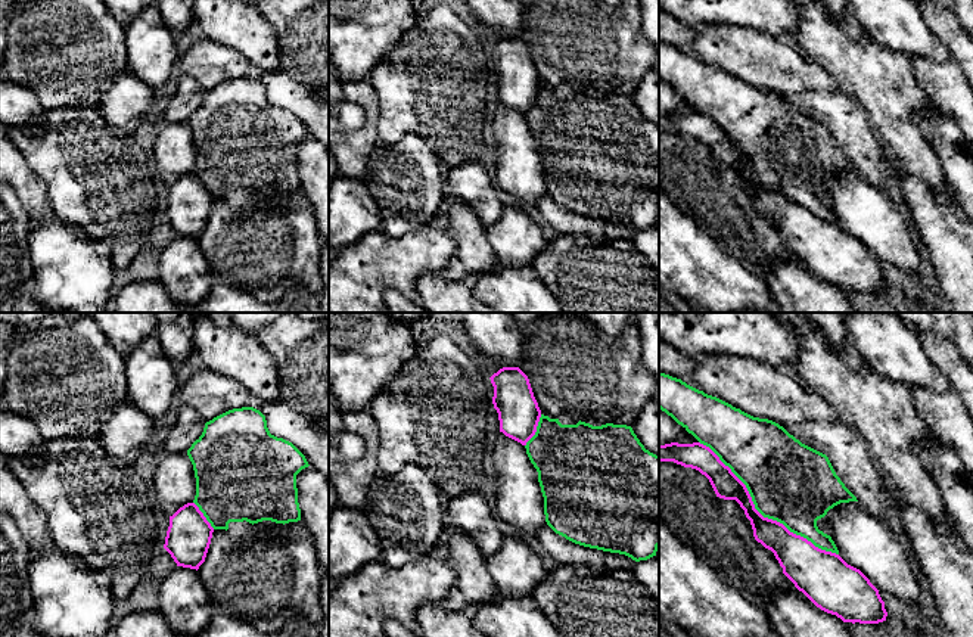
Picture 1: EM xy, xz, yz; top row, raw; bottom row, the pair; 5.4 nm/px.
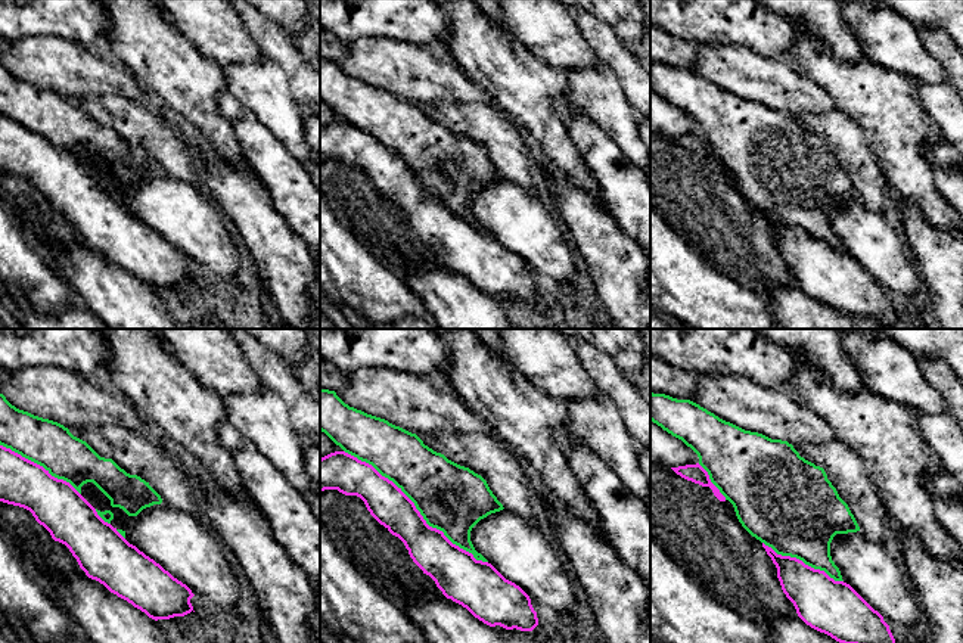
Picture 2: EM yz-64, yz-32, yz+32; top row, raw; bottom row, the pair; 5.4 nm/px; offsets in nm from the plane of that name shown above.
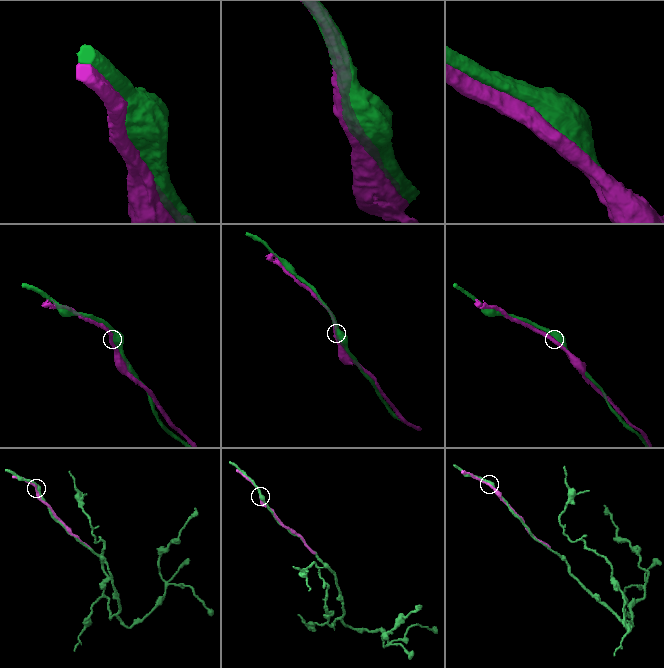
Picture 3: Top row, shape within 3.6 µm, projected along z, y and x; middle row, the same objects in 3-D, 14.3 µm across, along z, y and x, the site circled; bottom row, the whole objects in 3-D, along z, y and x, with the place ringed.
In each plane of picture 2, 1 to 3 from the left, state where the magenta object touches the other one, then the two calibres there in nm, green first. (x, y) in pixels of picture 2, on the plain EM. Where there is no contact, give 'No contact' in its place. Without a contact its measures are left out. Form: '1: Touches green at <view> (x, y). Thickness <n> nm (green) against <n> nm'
1: Touches green at yz-64 (40, 134). Thickness 260 nm (green) against 280 nm
2: Touches green at yz-32 (416, 177). Thickness 380 nm (green) against 220 nm
3: Touches green at yz+32 (802, 230). Thickness 460 nm (green) against 280 nm

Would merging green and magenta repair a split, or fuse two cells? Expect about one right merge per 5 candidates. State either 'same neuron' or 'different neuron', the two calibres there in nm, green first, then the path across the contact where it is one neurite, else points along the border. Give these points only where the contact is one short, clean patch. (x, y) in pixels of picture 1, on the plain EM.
different neuron; 440 nm thick on the green side, 180 nm on the other

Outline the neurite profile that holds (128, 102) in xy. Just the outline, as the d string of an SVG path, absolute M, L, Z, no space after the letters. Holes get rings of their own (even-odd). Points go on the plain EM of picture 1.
M131 71L118 75L97 106L109 125L134 133L152 111L155 90Z

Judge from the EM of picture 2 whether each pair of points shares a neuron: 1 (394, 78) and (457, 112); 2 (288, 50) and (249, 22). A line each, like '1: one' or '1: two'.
1: two
2: one

